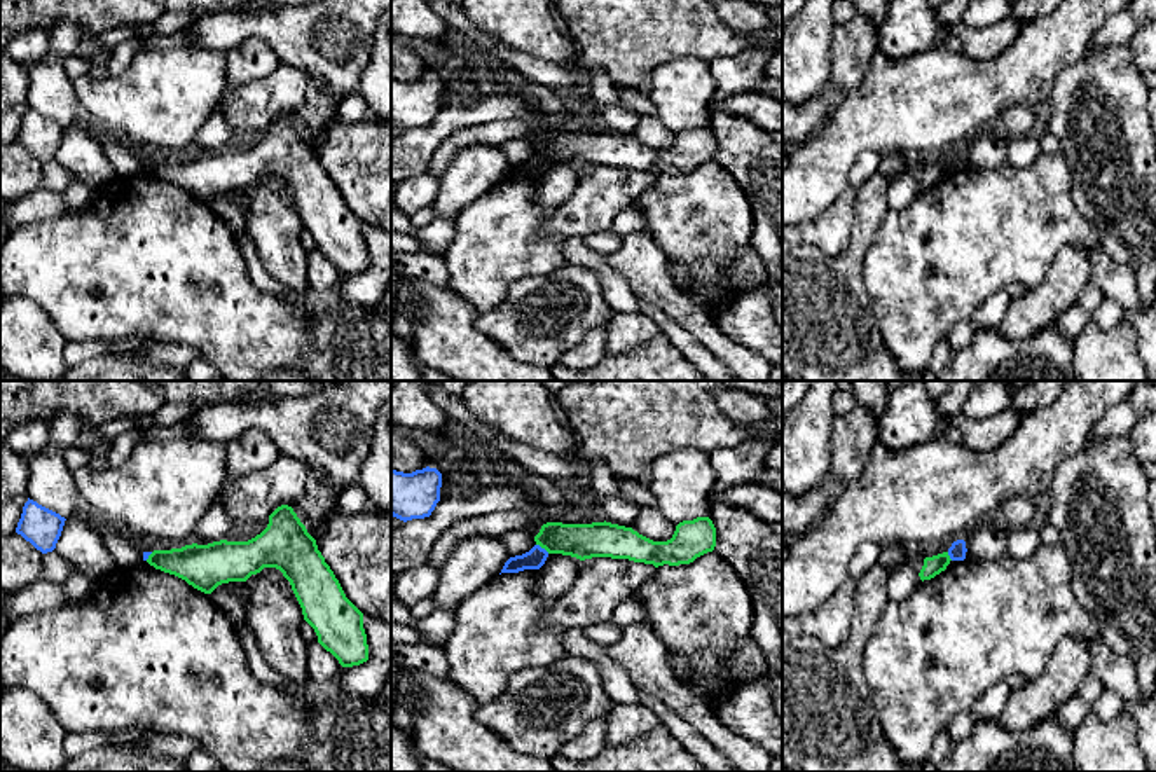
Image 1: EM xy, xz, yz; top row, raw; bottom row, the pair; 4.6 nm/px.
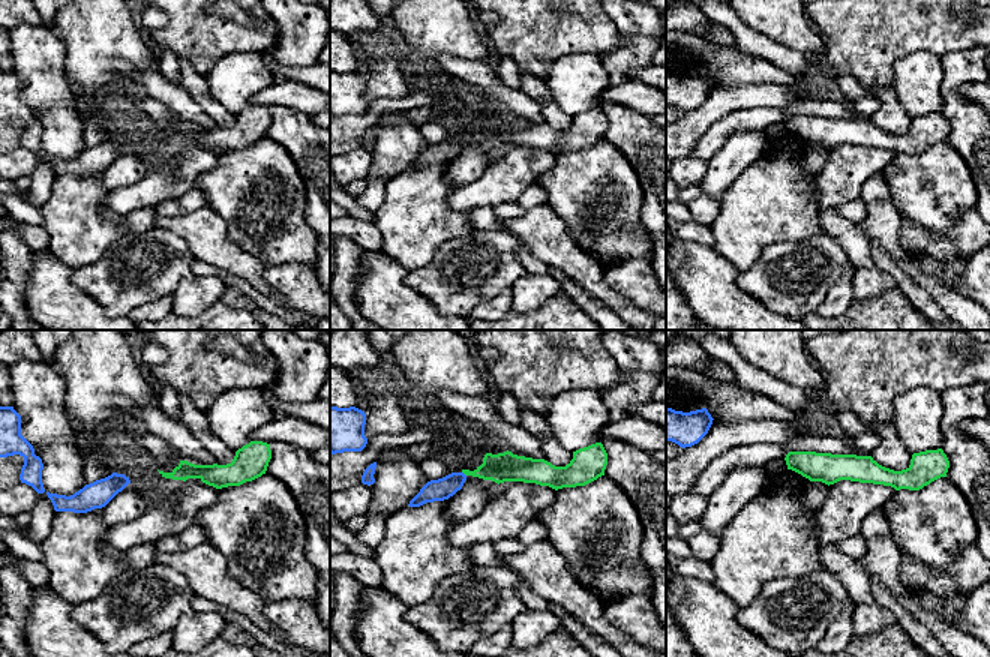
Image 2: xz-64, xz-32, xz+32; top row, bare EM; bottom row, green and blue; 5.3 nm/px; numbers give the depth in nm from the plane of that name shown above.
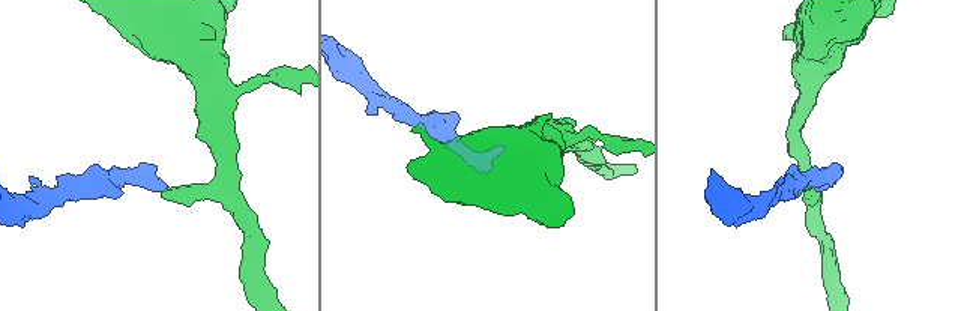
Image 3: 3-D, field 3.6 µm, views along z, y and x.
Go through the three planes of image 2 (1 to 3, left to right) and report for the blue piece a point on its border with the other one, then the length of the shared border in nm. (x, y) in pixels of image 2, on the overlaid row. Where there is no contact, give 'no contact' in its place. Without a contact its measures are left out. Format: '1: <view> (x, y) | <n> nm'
1: no contact
2: xz-32 (464, 473) | 40 nm
3: no contact

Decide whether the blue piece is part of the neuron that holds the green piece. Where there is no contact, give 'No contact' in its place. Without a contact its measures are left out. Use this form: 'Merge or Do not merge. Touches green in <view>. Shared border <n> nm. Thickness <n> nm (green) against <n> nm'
Do not merge. Touches green in xz. Shared border 80 nm. Thickness 160 nm (green) against 90 nm

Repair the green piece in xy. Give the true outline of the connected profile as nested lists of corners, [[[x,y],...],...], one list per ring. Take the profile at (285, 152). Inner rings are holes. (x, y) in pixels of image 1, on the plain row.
[[[288,114],[278,115],[267,136],[248,150],[220,148],[154,159],[147,171],[204,203],[222,192],[246,190],[264,176],[276,176],[290,190],[318,252],[342,276],[368,269],[363,222],[346,206],[316,148]]]

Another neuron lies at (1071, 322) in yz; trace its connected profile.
[[[1074,304],[1060,316],[1056,327],[1063,335],[1076,339],[1090,318],[1091,314],[1083,306]]]

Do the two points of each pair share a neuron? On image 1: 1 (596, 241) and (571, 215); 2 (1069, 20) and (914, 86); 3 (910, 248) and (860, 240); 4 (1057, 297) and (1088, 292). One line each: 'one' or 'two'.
1: two
2: one
3: two
4: two

